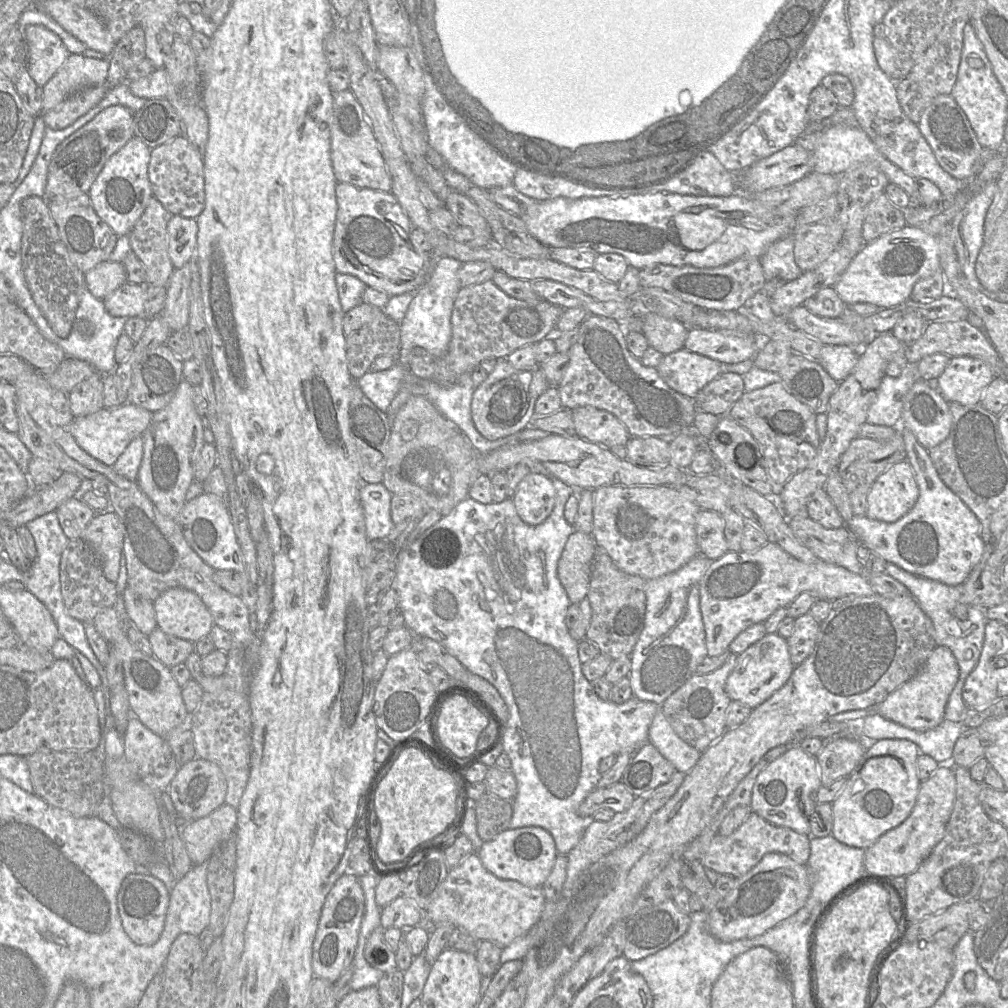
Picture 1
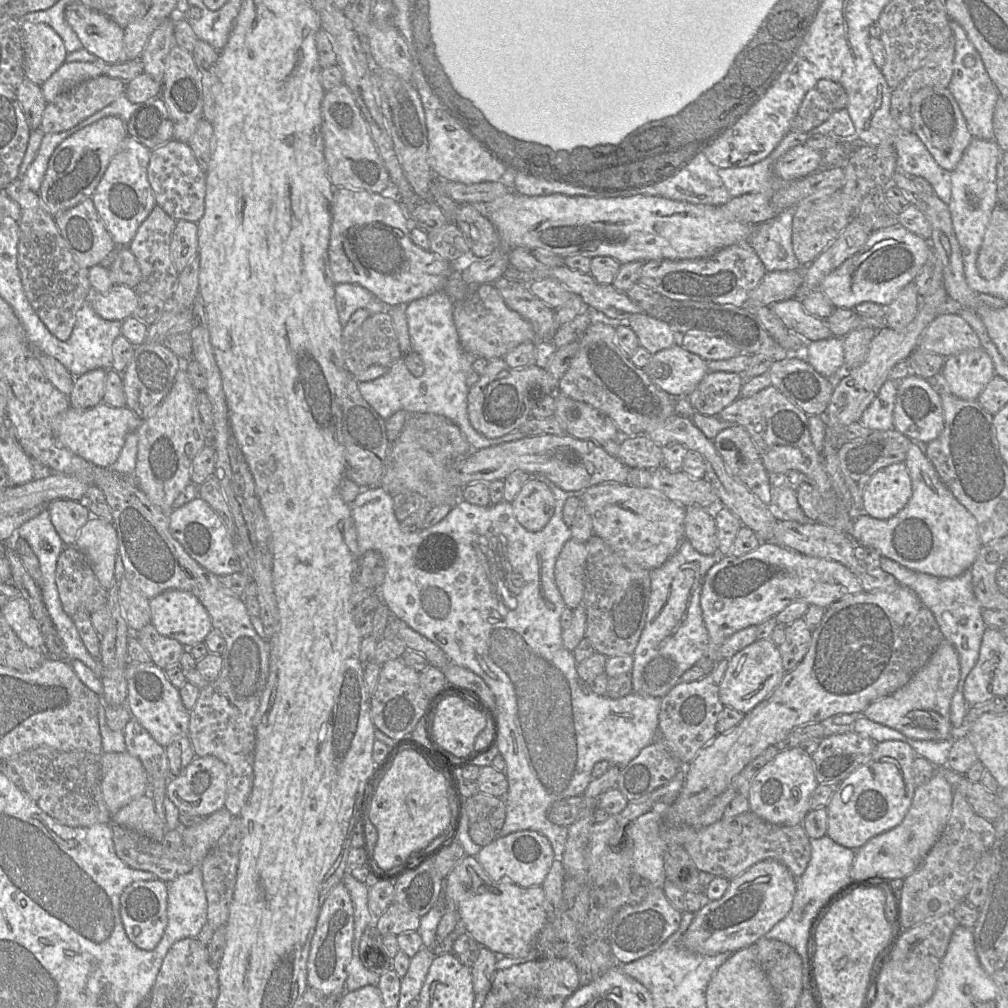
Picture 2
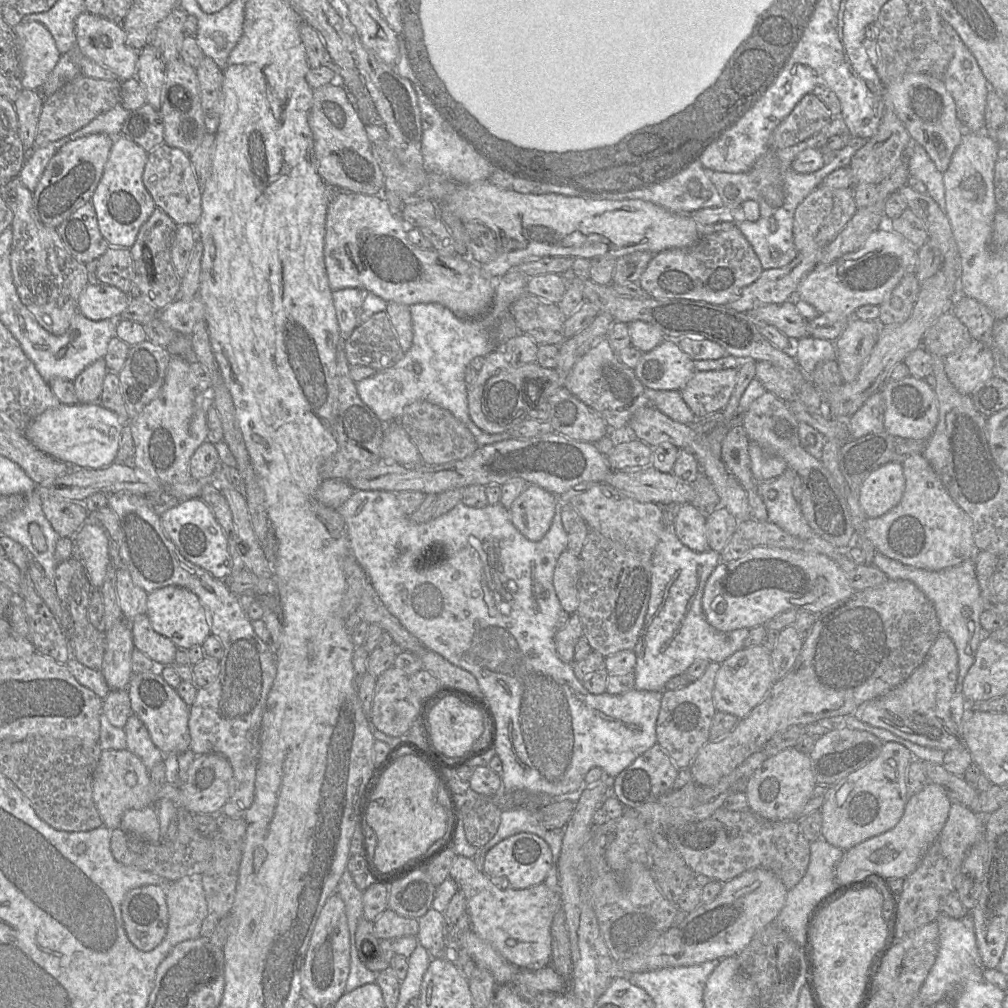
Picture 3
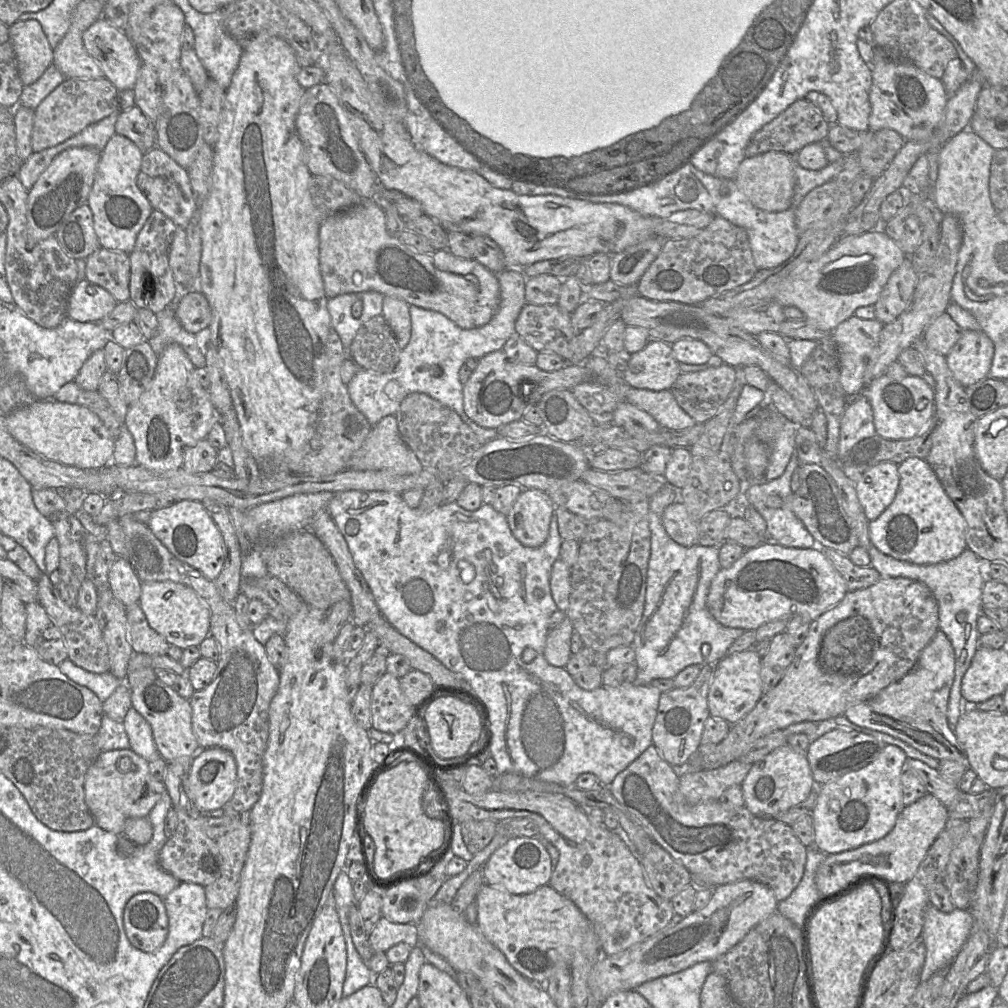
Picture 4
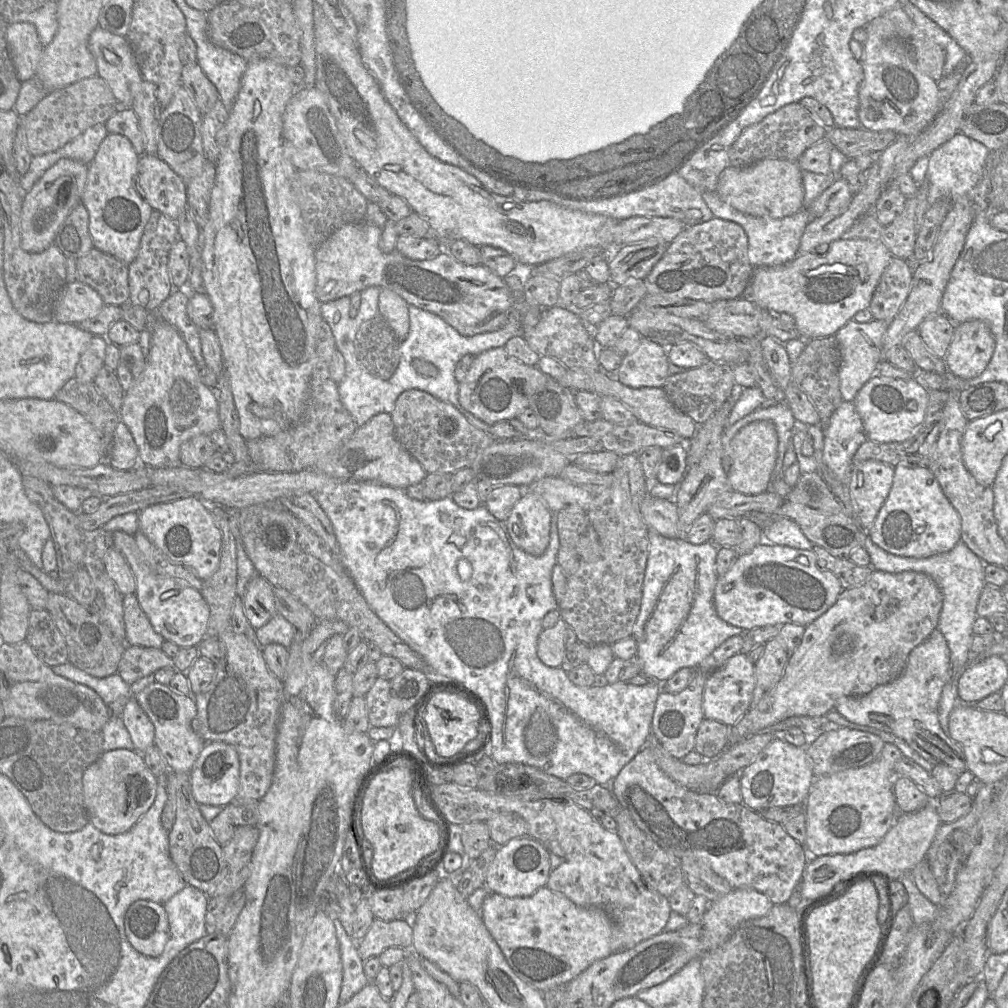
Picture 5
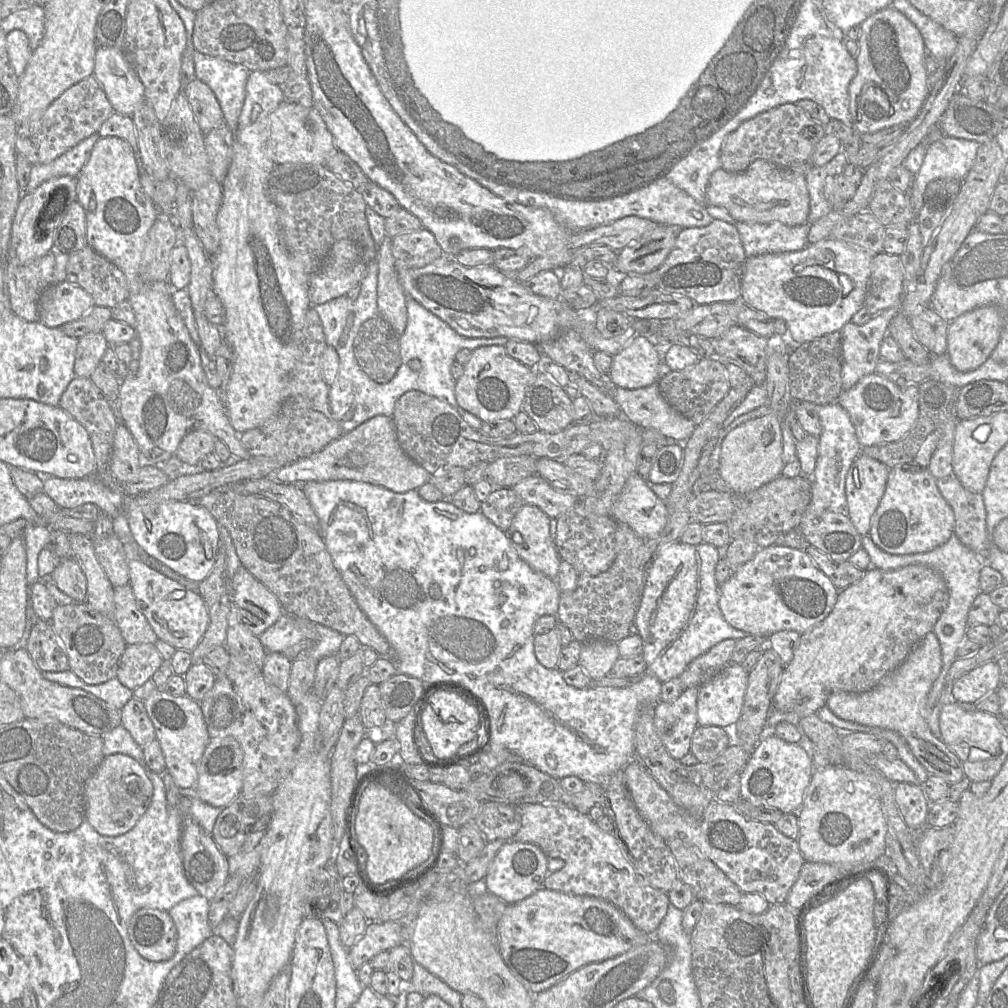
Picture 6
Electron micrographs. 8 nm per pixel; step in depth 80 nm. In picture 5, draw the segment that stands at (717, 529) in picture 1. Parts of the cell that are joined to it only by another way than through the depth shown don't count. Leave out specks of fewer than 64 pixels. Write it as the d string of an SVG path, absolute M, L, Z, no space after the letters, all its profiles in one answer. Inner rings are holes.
M648 495L641 503L642 518L651 531L667 538L678 538L678 512L673 500Z

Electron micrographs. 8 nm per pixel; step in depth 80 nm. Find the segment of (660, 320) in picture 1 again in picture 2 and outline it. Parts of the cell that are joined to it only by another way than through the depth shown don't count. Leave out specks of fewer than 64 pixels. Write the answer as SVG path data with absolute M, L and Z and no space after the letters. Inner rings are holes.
M647 313L633 315L626 324L635 332L639 345L651 354L678 343L679 336L668 324Z

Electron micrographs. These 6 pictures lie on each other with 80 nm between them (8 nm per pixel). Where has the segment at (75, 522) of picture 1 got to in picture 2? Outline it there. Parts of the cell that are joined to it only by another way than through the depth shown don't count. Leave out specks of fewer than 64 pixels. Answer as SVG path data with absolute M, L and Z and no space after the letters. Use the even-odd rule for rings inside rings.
M57 499L47 505L51 522L65 545L75 545L80 529L93 513L84 501Z

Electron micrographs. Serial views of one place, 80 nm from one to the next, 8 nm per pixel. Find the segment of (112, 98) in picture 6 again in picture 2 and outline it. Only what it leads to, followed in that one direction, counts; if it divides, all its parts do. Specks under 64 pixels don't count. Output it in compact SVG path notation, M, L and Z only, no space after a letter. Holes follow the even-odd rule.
M80 2L67 6L65 19L90 53L110 64L126 61L124 29L112 19Z

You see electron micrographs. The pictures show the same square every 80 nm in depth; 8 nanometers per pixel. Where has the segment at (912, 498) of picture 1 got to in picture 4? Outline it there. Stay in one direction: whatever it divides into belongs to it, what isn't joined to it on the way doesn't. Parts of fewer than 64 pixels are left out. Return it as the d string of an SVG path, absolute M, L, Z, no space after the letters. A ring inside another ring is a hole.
M878 463L855 482L858 500L869 521L877 519L895 499L899 486L898 465Z

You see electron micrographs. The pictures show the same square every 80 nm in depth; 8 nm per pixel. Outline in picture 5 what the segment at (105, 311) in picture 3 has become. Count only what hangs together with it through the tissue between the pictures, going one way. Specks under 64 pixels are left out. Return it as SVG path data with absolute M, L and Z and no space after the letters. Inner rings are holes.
M75 280L67 283L60 293L53 320L78 325L99 313L104 305L101 296L93 288Z

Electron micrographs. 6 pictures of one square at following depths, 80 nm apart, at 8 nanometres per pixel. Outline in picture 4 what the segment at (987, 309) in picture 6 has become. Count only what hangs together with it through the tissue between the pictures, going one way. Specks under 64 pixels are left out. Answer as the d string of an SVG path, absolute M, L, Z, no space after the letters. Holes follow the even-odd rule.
M981 329L963 331L946 363L955 380L964 388L985 380L992 365L994 344Z

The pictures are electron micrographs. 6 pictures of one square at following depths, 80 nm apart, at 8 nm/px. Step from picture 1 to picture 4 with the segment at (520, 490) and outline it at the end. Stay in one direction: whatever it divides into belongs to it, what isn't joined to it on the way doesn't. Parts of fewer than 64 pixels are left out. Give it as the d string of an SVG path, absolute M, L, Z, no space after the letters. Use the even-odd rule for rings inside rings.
M524 489L507 514L515 539L525 547L541 546L549 534L556 506L550 495L538 489Z

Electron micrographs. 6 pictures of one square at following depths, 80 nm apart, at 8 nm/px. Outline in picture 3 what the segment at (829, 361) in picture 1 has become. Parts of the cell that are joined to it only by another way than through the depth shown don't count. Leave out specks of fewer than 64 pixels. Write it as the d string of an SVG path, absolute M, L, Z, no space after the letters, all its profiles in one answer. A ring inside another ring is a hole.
M810 336L798 339L795 360L803 374L809 375L821 361L836 360L836 358L834 341Z

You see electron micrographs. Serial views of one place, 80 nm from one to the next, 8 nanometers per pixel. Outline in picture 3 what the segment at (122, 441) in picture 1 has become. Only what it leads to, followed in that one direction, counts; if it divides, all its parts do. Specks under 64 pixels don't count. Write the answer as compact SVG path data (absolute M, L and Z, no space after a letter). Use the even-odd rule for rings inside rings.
M101 403L59 404L38 415L24 434L39 450L73 468L99 469L115 462L124 425Z

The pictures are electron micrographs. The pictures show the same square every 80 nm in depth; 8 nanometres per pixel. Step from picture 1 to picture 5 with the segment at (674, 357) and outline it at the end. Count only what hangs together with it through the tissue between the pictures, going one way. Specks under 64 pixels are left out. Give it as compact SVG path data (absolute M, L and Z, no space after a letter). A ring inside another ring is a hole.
M642 337L639 346L633 352L624 355L614 376L631 388L662 388L670 375L669 365L667 348Z

